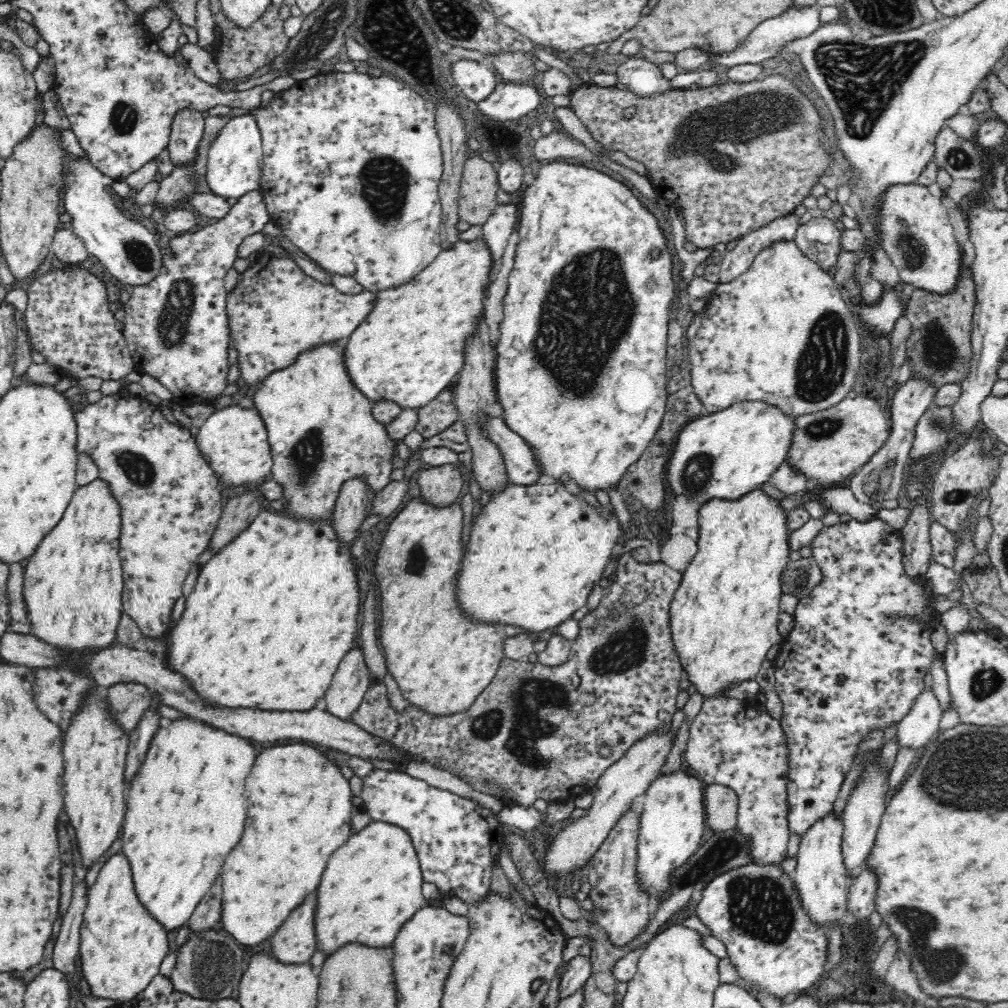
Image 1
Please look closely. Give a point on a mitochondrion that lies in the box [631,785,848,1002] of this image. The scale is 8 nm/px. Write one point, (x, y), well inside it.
(759, 908)

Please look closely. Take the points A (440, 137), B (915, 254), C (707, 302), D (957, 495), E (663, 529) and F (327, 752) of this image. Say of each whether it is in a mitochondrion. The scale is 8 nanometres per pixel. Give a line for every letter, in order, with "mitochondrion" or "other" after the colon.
A: other
B: mitochondrion
C: other
D: mitochondrion
E: other
F: other

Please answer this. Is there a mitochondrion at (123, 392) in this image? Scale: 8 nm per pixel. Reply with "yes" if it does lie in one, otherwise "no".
no

